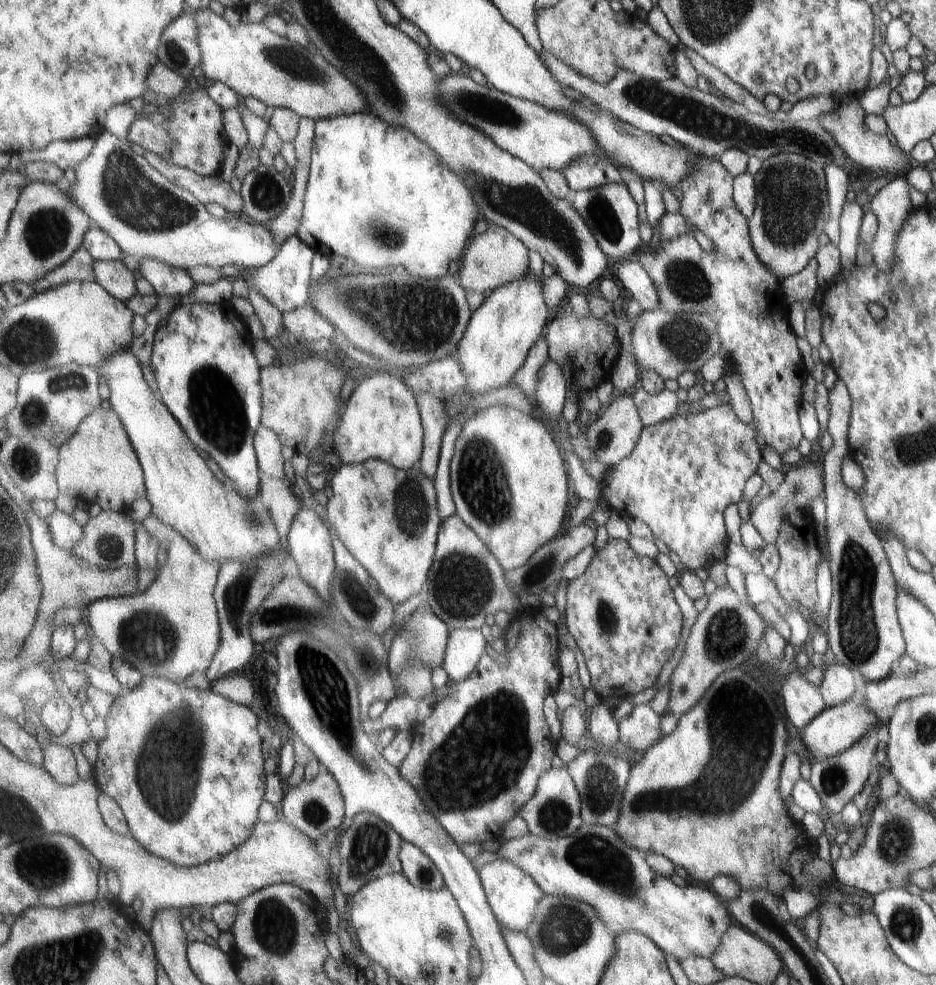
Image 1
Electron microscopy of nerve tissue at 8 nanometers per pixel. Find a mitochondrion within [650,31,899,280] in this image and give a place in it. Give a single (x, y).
(791, 201)

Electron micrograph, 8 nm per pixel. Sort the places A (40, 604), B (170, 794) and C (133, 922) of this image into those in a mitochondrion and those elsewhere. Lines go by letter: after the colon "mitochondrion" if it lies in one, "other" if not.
A: other
B: mitochondrion
C: other

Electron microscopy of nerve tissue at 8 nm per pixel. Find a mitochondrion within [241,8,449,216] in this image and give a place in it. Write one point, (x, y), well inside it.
(295, 65)

